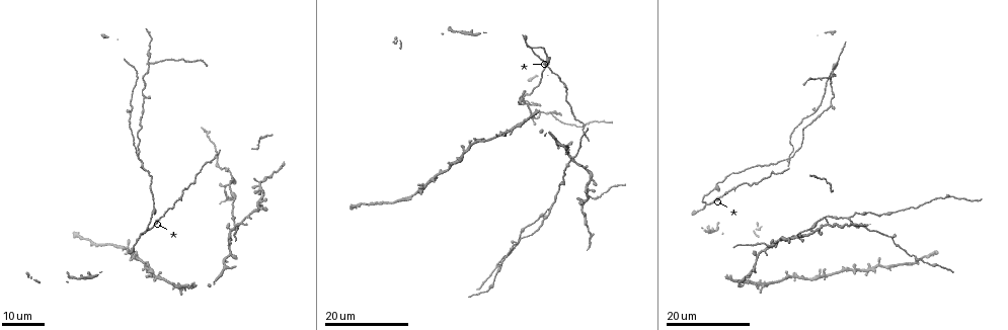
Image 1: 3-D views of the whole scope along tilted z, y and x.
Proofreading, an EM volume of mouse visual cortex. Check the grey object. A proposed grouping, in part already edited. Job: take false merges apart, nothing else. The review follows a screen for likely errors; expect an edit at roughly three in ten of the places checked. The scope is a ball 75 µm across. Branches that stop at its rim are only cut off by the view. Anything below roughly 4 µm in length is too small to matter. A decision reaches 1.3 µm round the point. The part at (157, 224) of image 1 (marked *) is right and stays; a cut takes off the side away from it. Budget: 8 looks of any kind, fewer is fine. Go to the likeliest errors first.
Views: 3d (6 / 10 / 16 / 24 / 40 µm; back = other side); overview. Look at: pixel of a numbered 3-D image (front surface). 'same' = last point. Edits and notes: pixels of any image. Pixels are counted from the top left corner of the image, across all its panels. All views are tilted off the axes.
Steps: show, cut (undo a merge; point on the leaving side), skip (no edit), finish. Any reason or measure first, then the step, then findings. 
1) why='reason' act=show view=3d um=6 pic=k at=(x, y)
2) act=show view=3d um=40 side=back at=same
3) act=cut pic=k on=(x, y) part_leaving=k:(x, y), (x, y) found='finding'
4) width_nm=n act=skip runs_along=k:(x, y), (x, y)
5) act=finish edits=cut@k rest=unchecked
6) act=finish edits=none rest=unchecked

why='looks like a crossing' act=show view=3d um=16 pic=1 at=(788, 156)

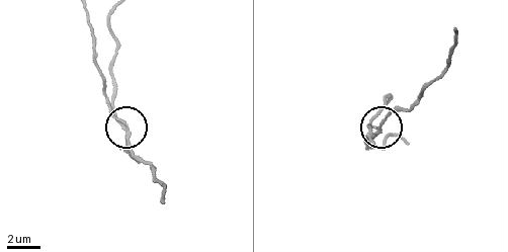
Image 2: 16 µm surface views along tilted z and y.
act=show view=3d um=6 pic=2 at=(125, 124)

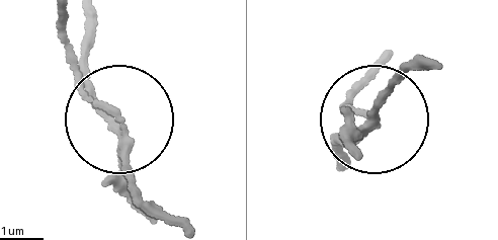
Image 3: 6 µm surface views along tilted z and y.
side_arm_um=42 act=cut pic=3 on=(85, 94) part_leaving=3:(122, 135), (86, 89), (63, 15) found='two neurons meet here'

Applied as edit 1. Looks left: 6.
act=show view=overview

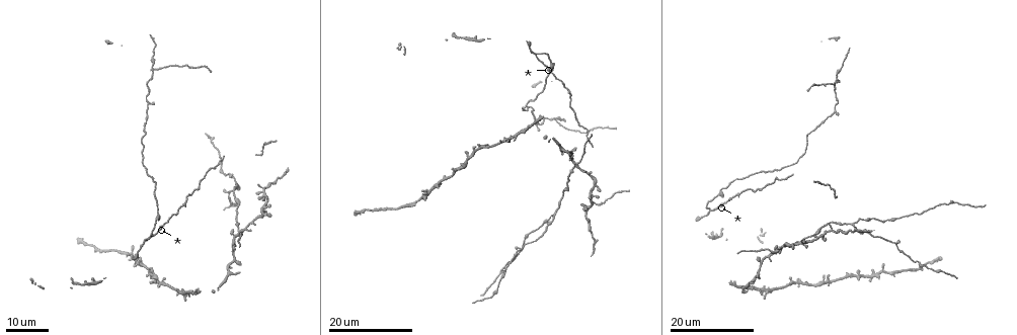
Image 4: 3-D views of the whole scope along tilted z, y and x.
why='three arms meet' act=show view=3d um=16 pic=4 at=(153, 68)

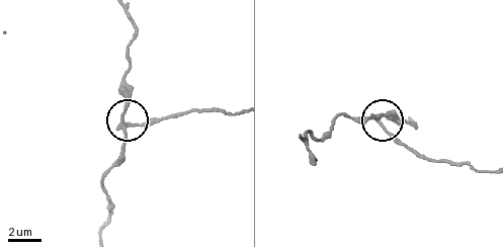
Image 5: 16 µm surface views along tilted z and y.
act=show view=3d um=6 pic=5 at=(377, 121)

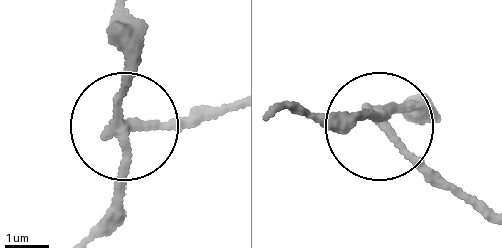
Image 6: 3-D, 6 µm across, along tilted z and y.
side_arm_um=19 arms=3 act=cut pic=6 on=(179, 122) found='a second neuron is stuck on'

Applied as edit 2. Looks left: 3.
why='four or more arms meet' act=show view=3d um=16 pic=4 at=(578, 166)

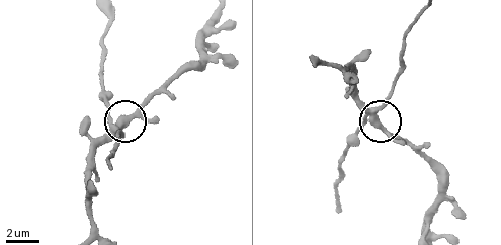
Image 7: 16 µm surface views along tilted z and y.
act=show view=3d um=10 pic=7 at=(120, 124)

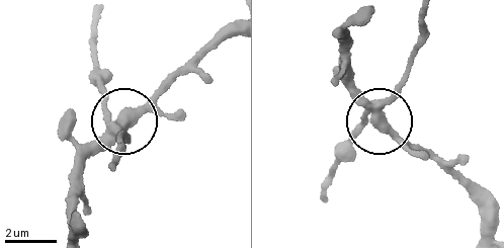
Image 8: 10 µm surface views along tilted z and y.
side_arm_um=32 act=cut pic=8 on=(146, 112) part_leaving=8:(373, 110), (379, 126), (477, 197), (483, 228) found='two neurons meet here'

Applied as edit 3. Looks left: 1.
act=finish edits=cut@3,cut@6,cut@8 rest=unchecked

